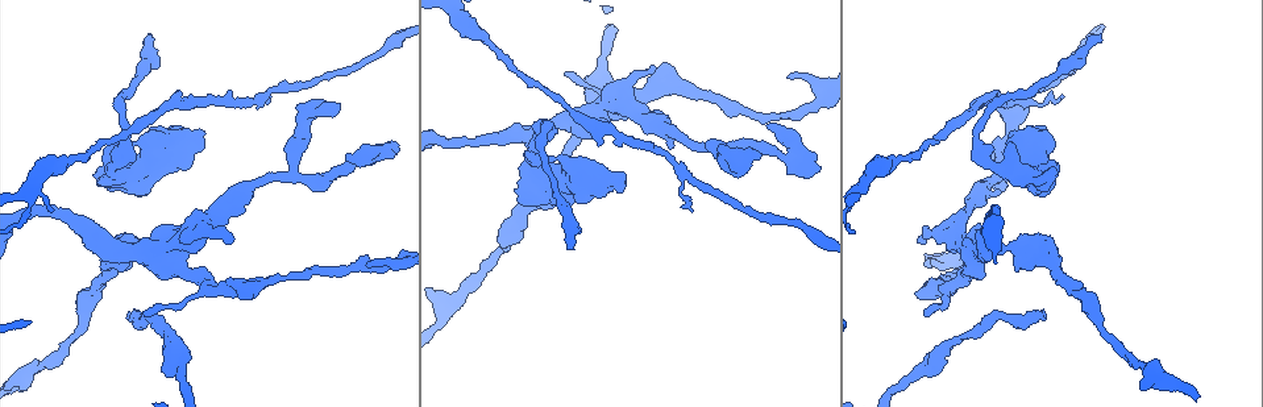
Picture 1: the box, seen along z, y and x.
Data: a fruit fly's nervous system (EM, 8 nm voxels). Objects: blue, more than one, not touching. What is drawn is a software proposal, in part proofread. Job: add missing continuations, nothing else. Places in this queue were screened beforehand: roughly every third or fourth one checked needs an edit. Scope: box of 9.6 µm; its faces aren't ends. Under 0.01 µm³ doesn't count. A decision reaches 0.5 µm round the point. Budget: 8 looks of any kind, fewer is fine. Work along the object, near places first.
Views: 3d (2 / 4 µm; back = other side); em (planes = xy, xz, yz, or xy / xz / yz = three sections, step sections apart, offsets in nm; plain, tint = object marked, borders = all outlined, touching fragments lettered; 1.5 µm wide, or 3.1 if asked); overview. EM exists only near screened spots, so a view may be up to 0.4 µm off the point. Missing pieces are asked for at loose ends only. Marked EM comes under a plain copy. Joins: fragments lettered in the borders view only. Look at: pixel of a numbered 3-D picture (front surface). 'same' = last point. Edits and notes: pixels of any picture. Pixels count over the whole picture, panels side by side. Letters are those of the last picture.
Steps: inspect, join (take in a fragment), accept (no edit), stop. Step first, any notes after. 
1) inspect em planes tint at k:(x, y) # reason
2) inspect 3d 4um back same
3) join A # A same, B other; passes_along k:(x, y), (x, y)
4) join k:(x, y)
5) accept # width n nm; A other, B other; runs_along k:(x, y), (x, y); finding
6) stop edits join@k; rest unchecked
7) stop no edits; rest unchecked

inspect em yz step 8 tint at 1:(149, 36) # free end

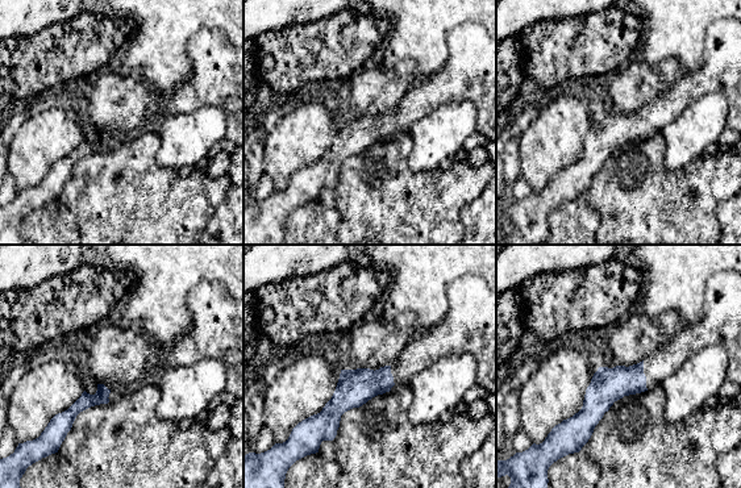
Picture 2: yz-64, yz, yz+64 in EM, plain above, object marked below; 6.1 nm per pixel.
inspect em planes borders same # cut it another way

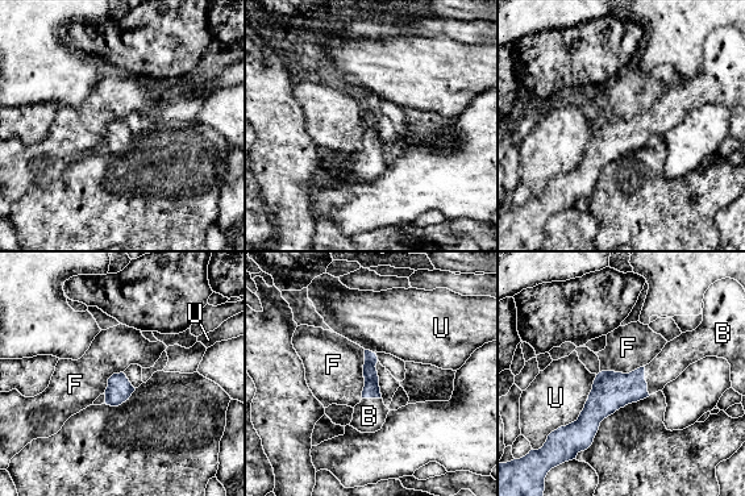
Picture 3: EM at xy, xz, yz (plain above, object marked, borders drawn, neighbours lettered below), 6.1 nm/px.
join 3:(677, 355) # width 110 nm; B same, F other, U other; passes_along 3:(611, 391), (645, 380), (677, 355); it goes on there

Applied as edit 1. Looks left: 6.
inspect overview # see it whole again

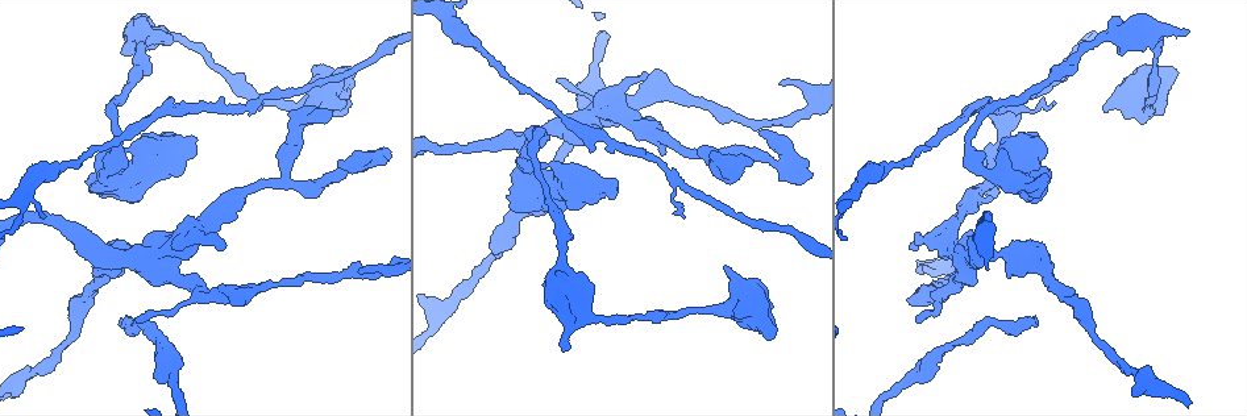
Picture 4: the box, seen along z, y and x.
inspect 3d 4um at 4:(1186, 31) # branch stops here

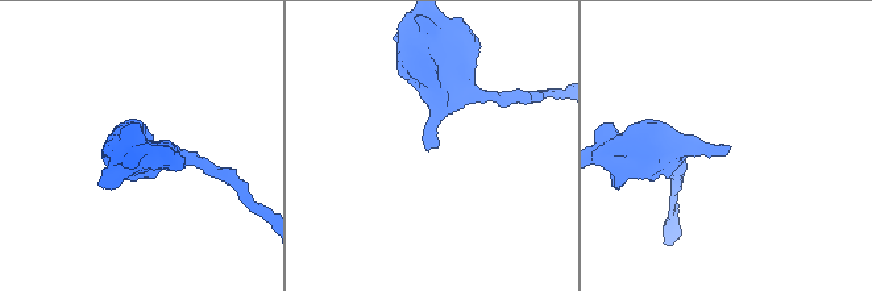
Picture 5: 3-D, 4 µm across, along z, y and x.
inspect em xy step 8 borders at 5:(727, 147)

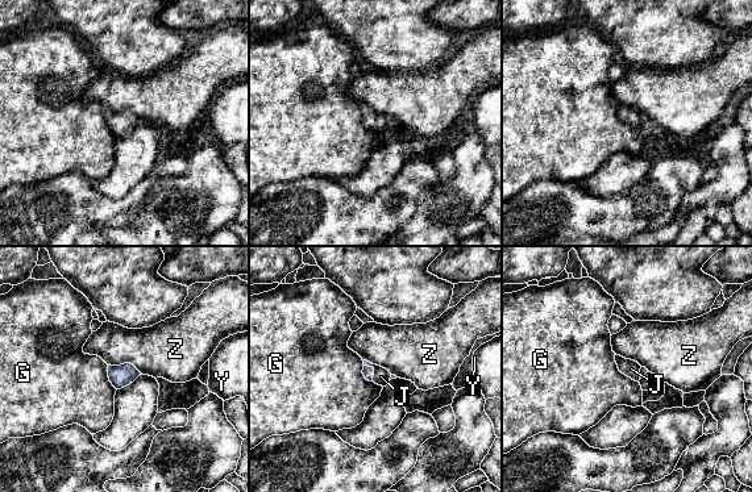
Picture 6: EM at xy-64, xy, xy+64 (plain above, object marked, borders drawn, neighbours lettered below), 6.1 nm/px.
inspect em planes borders same # cut it another way

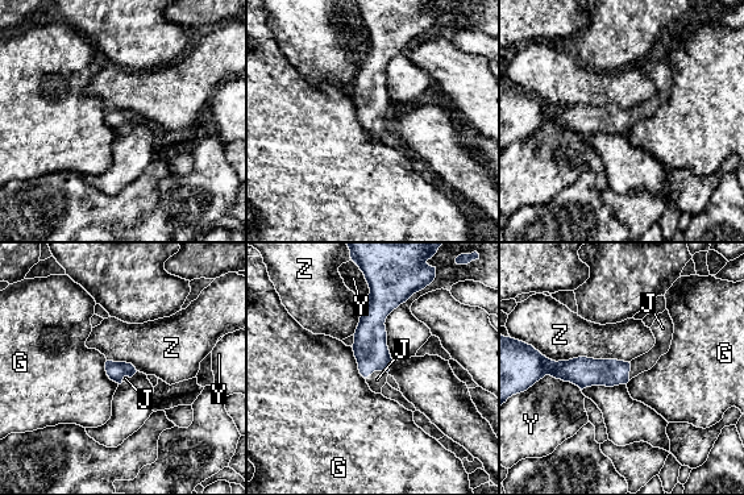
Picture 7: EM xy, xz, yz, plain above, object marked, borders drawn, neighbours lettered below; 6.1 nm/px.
join 7:(377, 379) # G other, J same, Y other, Z other; passes_along 7:(370, 348), (375, 370), (377, 379); it goes on there

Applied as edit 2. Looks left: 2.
inspect overview # redraw

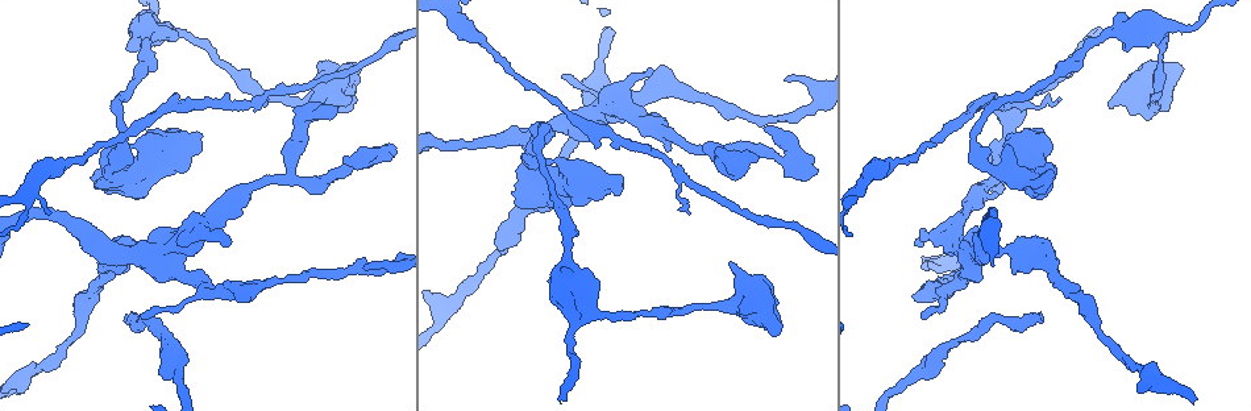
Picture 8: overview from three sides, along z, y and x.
inspect em planes borders at 8:(96, 170) # thick end

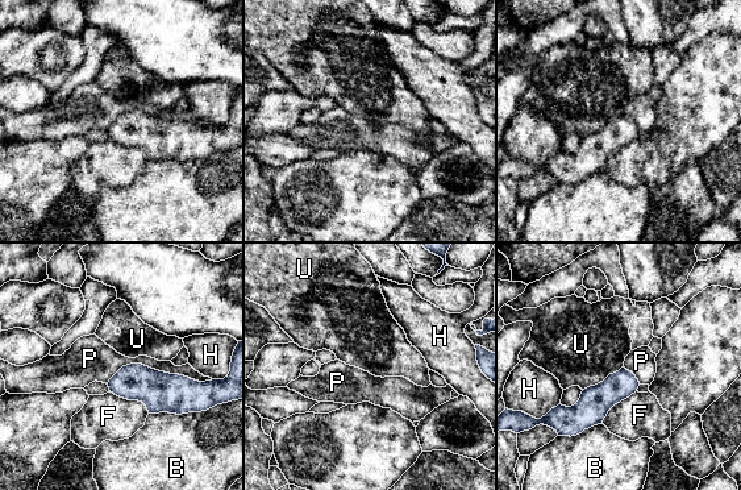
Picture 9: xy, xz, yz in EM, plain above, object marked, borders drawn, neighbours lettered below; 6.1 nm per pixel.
accept # B other, F other, H other, P other, U other; runs_along 9:(635, 382), (562, 419); no lettered fragment goes on from it

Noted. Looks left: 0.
stop edits join@3, join@7; rest unchecked

